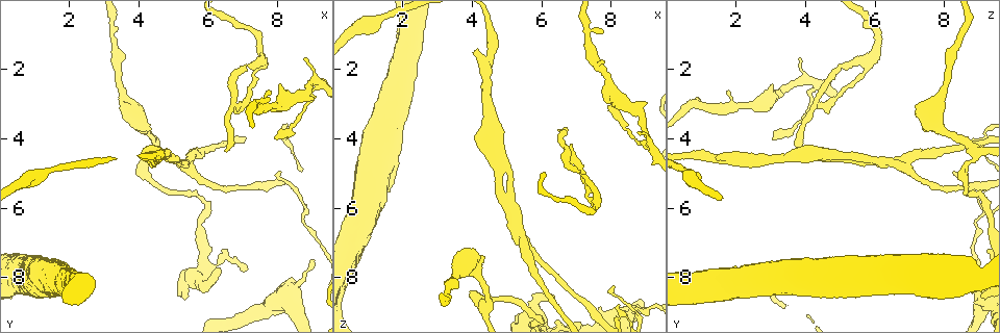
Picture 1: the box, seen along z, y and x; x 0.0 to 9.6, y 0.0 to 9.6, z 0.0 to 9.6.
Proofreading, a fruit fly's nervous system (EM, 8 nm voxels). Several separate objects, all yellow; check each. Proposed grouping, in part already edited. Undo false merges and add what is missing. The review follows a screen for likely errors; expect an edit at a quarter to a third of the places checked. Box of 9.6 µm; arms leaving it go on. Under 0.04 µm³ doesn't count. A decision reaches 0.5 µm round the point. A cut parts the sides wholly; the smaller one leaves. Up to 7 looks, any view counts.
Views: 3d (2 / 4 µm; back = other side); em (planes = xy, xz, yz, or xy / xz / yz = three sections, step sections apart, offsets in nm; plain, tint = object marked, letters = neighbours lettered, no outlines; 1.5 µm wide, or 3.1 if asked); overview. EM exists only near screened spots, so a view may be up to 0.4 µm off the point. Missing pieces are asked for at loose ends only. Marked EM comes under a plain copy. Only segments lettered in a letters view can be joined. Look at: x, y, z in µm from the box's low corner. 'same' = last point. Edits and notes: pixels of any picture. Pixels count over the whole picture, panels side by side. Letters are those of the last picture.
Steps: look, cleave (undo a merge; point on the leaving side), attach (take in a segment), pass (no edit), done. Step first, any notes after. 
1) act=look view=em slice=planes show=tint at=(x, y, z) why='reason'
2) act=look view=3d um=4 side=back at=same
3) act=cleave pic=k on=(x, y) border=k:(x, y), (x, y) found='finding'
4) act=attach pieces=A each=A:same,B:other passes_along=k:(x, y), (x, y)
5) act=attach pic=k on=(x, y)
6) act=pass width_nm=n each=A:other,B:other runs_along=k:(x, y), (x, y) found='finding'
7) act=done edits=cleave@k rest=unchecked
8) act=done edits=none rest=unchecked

act=look view=em slice=planes show=letters at=(6.55, 4.40, 3.80) why='long arm stops here'

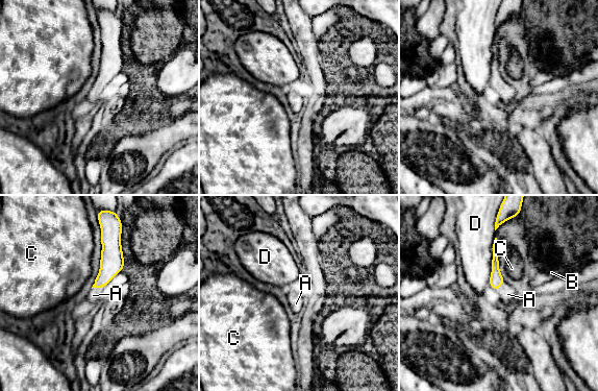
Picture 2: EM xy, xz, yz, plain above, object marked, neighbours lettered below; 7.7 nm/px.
act=attach pieces=A longest_contact=D:360nm each=A:same,B:other,C:other,D:other found='it goes on there'

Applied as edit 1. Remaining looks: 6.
act=look view=3d um=2 side=back at=(7.75, 2.65, 1.80)

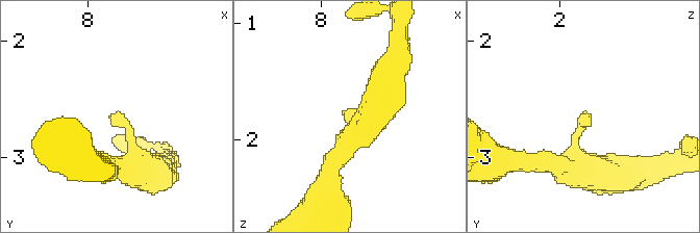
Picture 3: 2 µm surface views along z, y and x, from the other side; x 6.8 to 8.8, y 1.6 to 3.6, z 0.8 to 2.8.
act=look view=em slice=yz step=8 show=tint at=(7.78, 2.68, 1.74)

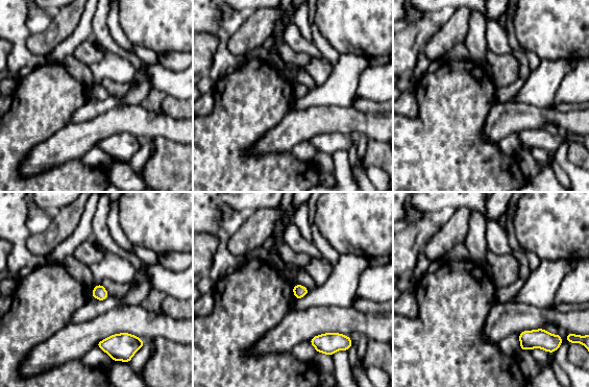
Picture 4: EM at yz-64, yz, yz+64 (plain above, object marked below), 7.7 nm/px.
act=look view=em slice=planes show=letters at=same why='another direction'

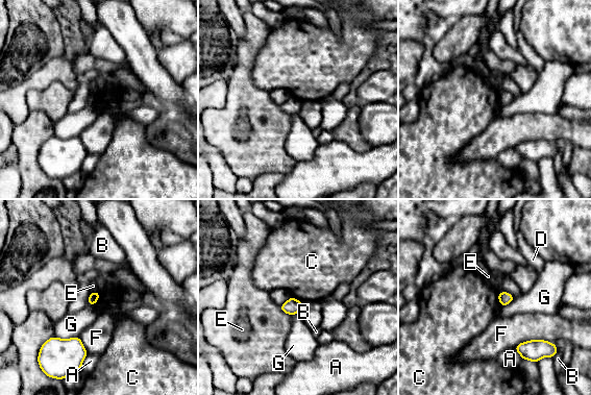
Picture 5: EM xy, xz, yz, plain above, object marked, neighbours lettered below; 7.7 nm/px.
act=pass each=A:other,B:other,C:other,D:other,E:other,F:other,G:other found='no lettered segment goes on from it'

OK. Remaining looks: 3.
act=look view=3d um=2 side=back at=(1.25, 5.00, 0.55) why='thick turns thin'

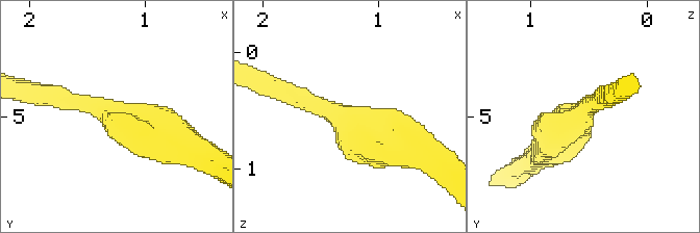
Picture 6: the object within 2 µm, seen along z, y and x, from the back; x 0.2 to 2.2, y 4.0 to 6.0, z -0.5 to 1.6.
act=look view=em slice=yz step=4 show=letters at=(1.24, 5.02, 0.60) arm_widths_nm=190,300 why='now the EM'

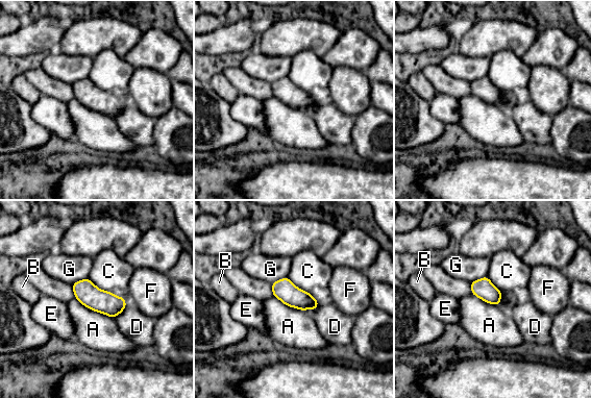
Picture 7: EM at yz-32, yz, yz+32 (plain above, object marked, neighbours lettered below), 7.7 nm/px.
act=pass width_nm=140 each=A:other,B:other,C:other,D:other,E:other,F:other,G:other found='all the same neuron'

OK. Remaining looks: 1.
act=done edits=attach@2 rest=unchecked

